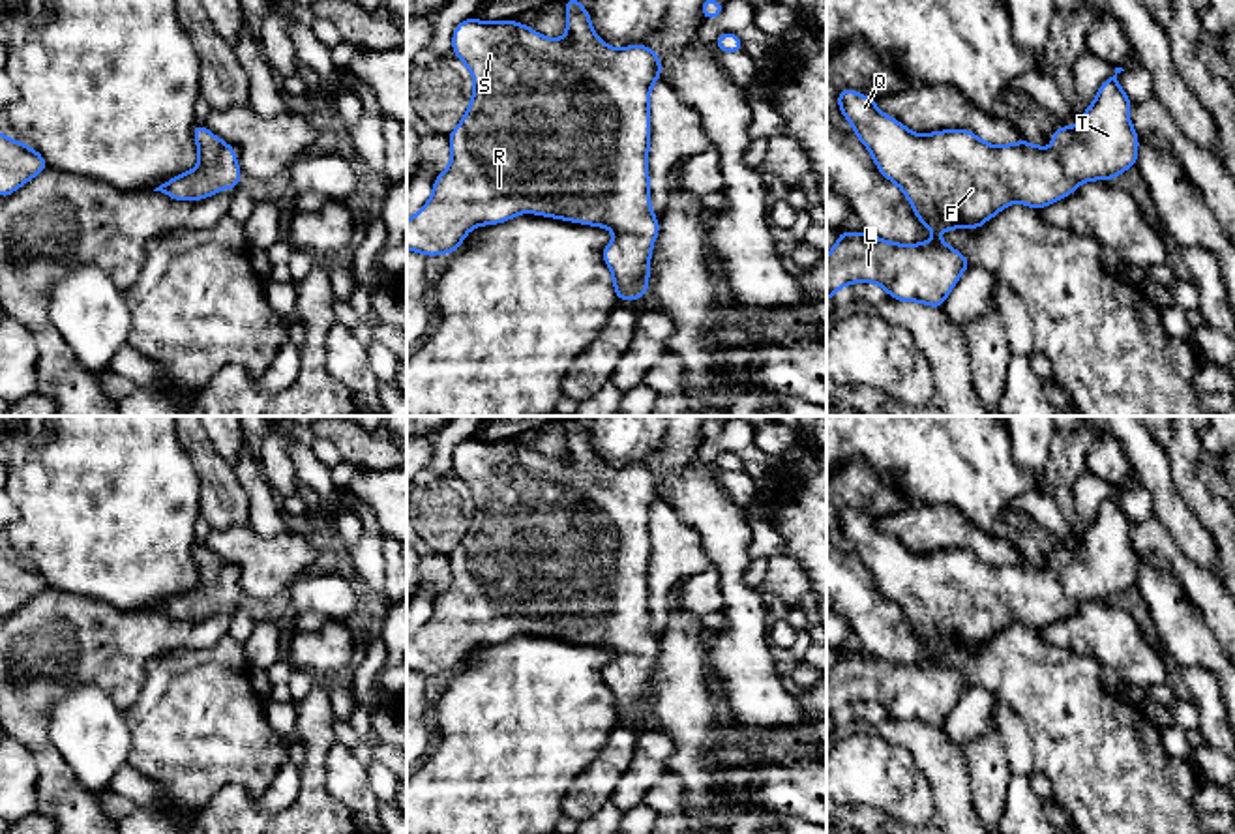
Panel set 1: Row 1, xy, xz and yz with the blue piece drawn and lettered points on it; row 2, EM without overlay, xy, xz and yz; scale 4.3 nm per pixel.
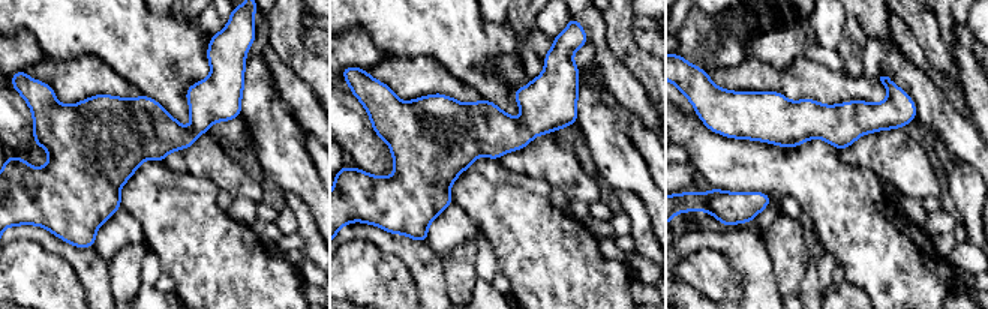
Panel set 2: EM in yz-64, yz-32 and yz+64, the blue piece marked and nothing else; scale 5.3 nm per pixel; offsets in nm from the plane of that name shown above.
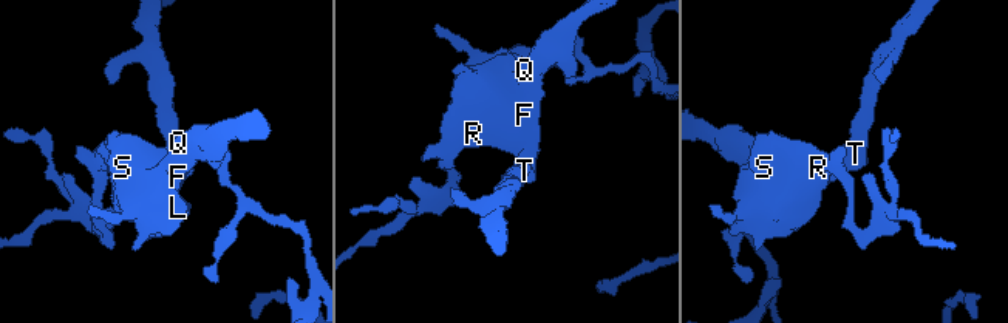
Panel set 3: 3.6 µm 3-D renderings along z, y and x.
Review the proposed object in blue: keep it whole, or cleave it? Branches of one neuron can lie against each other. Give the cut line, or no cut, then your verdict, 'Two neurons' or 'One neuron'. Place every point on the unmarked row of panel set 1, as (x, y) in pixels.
No split. One neuron

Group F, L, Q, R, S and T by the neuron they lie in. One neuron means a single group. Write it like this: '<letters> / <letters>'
F L Q R S T

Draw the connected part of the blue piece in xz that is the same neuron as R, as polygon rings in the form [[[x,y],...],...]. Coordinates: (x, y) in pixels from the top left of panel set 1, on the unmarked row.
[[[573,416],[564,422],[564,459],[545,457],[513,440],[485,442],[472,437],[455,446],[454,474],[470,489],[474,514],[463,540],[448,553],[448,588],[433,600],[433,617],[407,641],[407,669],[425,677],[454,673],[470,648],[497,645],[523,632],[605,647],[617,654],[602,669],[617,722],[633,722],[648,712],[650,673],[660,654],[648,609],[648,523],[652,504],[662,499],[662,482],[645,463],[609,467],[594,454],[587,427]]]

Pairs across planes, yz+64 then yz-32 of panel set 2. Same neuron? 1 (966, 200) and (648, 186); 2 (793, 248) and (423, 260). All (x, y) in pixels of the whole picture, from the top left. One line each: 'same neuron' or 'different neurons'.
1: different neurons
2: different neurons

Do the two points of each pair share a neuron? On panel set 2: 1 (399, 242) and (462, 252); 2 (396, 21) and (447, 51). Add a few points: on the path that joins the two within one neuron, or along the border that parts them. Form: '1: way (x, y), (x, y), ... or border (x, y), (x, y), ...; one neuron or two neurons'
1: border (440, 257), (447, 291); two neurons
2: way (408, 21), (417, 21), (435, 39); one neuron

